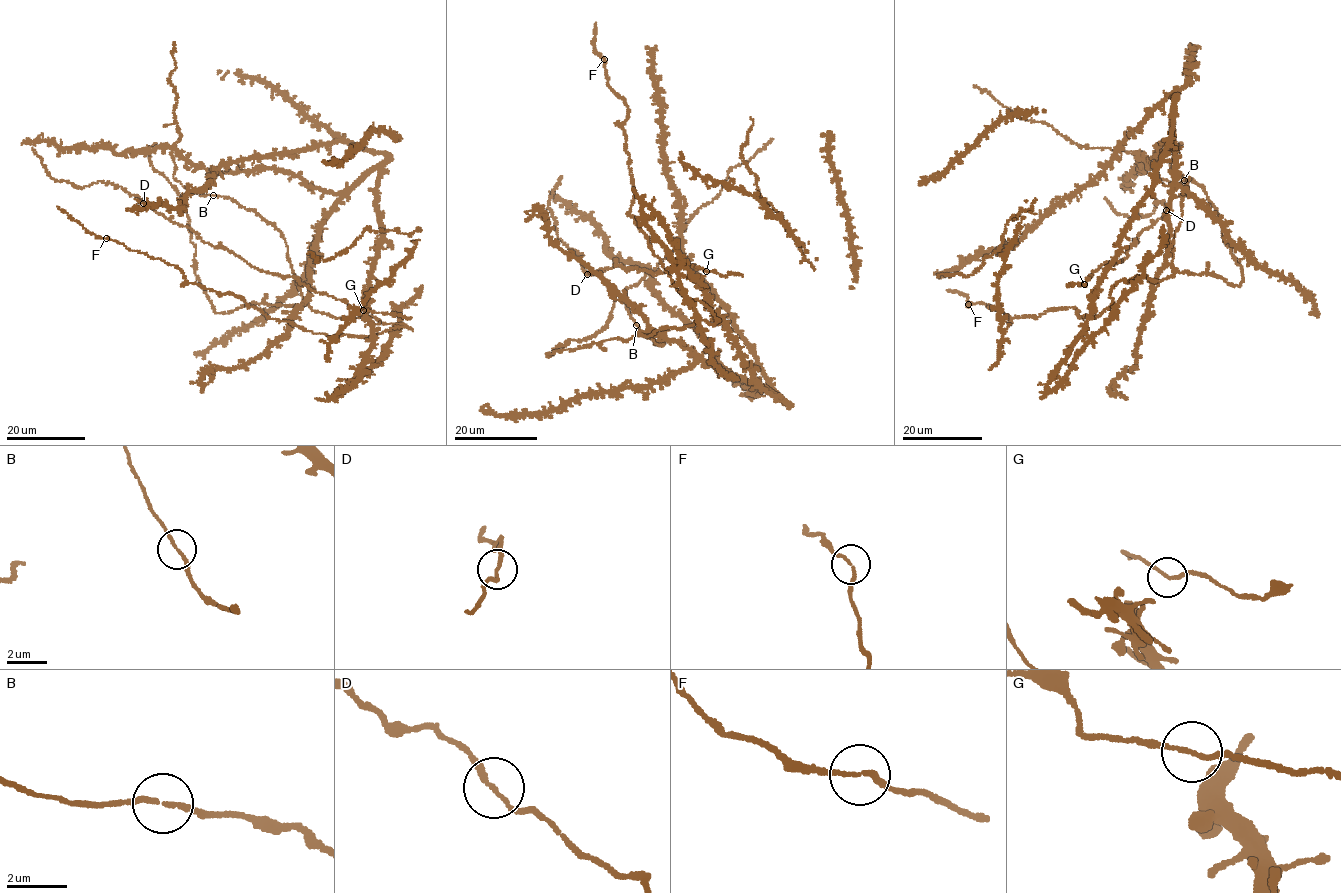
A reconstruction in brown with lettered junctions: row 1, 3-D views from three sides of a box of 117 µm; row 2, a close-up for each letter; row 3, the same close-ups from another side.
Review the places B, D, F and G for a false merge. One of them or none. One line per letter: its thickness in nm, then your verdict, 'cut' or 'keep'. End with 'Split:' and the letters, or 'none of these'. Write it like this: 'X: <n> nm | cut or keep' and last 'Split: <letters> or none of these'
B: 150 nm | keep
D: 150 nm | keep
F: 140 nm | keep
G: 130 nm | keep
Split: none of these

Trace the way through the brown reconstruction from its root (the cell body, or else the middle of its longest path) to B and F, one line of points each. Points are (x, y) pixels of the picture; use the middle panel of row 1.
B: (767, 390), (774, 396), (728, 374), (702, 338), (656, 292), (650, 275), (626, 289), (625, 305), (636, 325)
F: (767, 390), (774, 396), (640, 334), (716, 319), (677, 289), (630, 216), (627, 105), (604, 59)

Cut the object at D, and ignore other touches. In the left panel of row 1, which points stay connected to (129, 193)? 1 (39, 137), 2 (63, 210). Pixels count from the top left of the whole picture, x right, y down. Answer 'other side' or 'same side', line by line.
1: other side
2: other side

